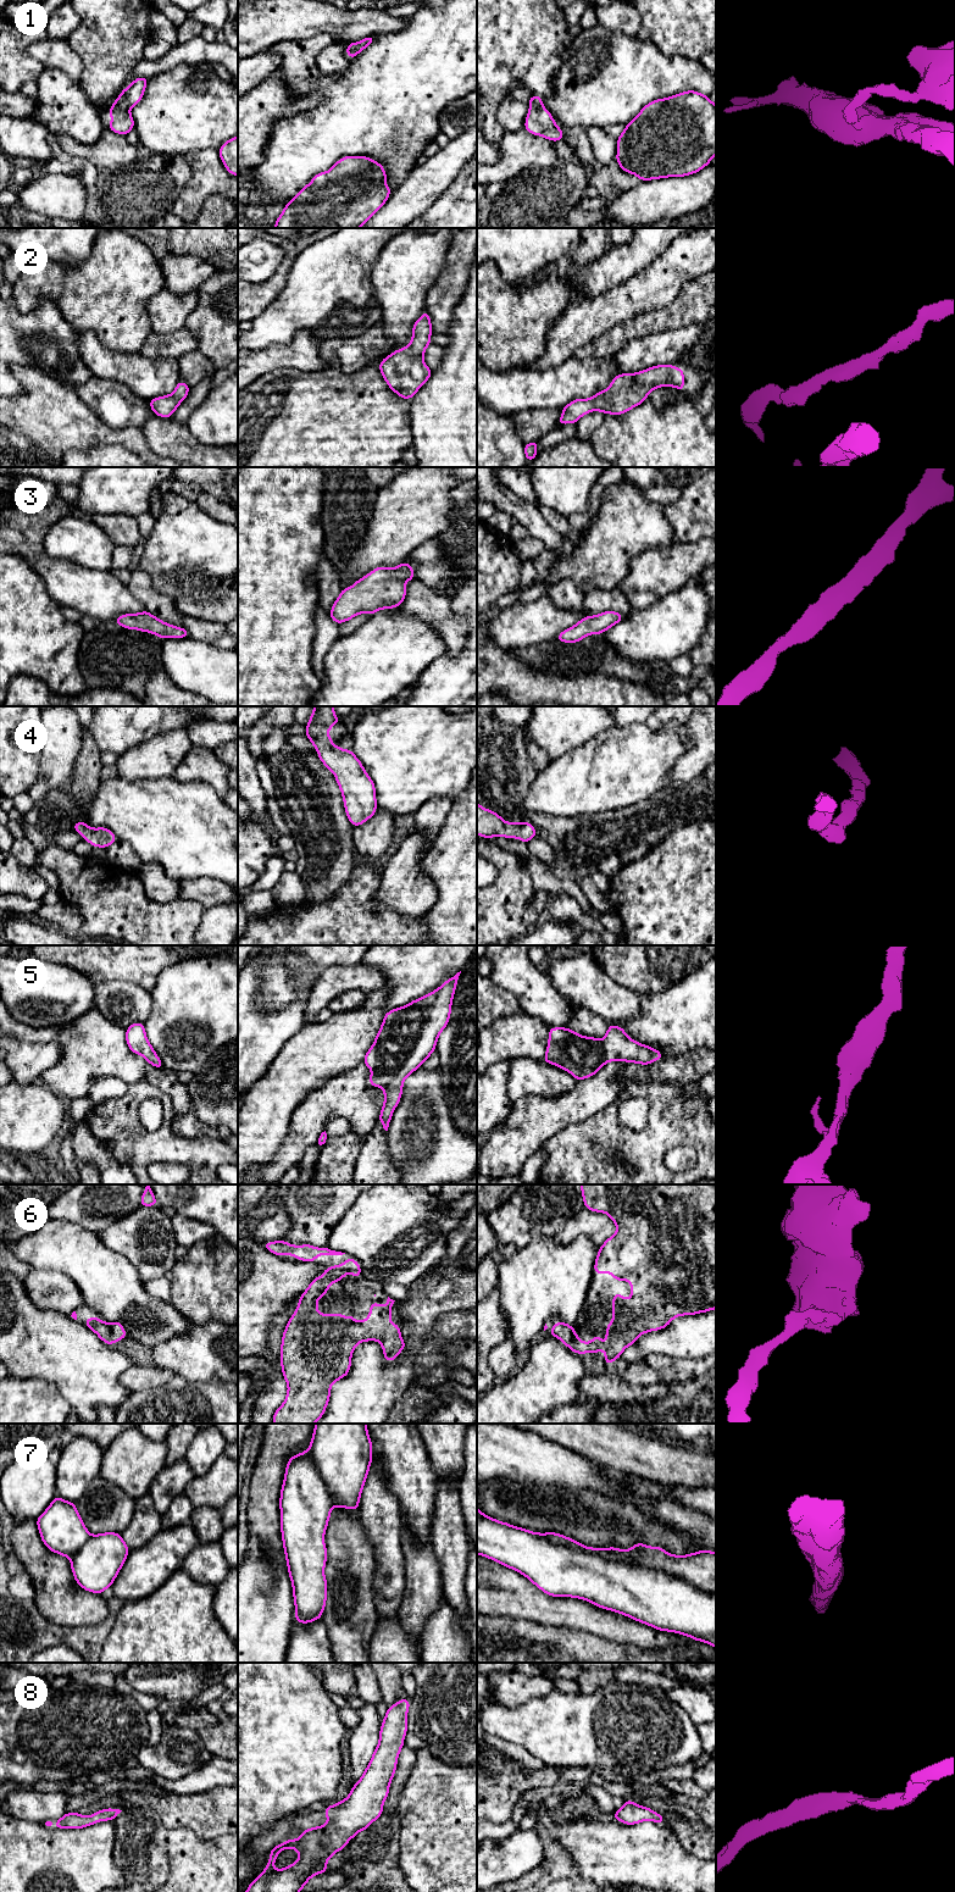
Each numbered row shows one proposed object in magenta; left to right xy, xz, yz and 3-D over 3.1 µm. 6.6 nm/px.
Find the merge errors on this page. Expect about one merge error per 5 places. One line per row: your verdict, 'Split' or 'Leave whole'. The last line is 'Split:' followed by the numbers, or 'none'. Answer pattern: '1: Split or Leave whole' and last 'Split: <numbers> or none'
1: Leave whole
2: Leave whole
3: Leave whole
4: Leave whole
5: Leave whole
6: Leave whole
7: Split
8: Leave whole
Split: 7

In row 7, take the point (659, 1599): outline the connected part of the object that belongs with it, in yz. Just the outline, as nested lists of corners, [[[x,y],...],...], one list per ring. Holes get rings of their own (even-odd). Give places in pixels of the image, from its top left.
[[[477,1514],[477,1554],[522,1574],[548,1596],[584,1599],[656,1630],[677,1632],[716,1648],[716,1594],[699,1591],[689,1582],[667,1572],[607,1561],[599,1554],[554,1544],[532,1531],[482,1514]]]

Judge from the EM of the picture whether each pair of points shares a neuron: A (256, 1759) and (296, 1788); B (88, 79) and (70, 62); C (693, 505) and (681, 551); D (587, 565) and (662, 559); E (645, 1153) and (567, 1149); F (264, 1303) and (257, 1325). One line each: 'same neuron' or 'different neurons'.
A: same neuron
B: different neurons
C: different neurons
D: different neurons
E: same neuron
F: same neuron

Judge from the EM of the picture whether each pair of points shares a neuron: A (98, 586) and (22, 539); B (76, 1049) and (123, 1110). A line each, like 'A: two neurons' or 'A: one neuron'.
A: one neuron
B: two neurons

